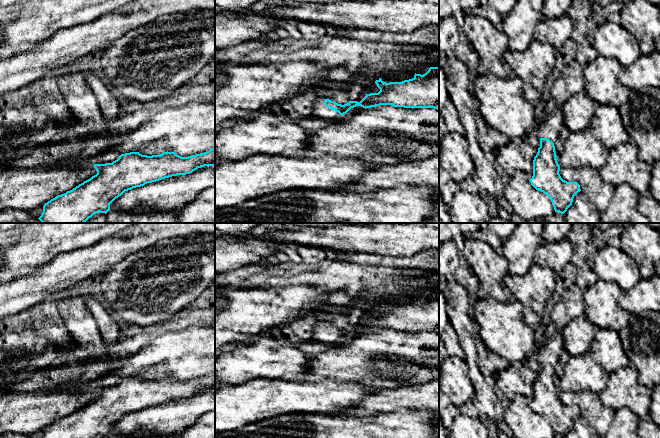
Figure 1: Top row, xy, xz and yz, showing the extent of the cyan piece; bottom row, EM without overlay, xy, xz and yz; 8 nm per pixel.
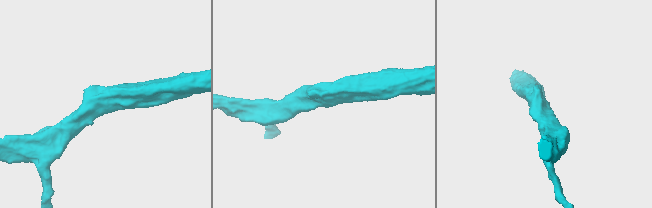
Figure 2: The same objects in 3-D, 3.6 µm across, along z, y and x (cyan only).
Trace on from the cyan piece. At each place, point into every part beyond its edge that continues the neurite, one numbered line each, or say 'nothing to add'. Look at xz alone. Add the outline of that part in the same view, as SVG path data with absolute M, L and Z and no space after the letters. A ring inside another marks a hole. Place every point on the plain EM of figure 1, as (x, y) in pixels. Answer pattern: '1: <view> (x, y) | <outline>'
1: xz (319, 334) | M317 321L313 326L311 340L321 344L336 345L341 339L338 336L327 332L324 328L324 323Z

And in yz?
1: yz (550, 352) | M556 329L553 335L544 343L537 355L540 362L547 362L554 367L556 379L563 374L564 366L559 357L564 350L563 329Z

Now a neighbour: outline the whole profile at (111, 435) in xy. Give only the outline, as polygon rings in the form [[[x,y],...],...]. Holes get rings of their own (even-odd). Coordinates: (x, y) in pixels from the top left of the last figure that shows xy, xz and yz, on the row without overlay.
[[[109,434],[106,438],[175,438],[173,435],[168,436],[155,436],[155,437],[137,437],[137,436],[126,436],[126,435],[119,435],[119,434]]]

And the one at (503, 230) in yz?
[[[487,223],[488,229],[493,231],[500,239],[507,239],[515,230],[517,223]]]

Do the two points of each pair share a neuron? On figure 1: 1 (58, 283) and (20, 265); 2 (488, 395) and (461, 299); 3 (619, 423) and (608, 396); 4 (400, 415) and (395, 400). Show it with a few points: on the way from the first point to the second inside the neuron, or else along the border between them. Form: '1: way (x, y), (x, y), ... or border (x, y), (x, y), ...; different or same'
1: border (52, 258), (35, 267), (27, 274), (10, 280); different
2: way (473, 371), (462, 323); same
3: border (615, 410), (621, 407), (628, 407), (638, 417); different
4: border (422, 409), (397, 408), (375, 414); different

